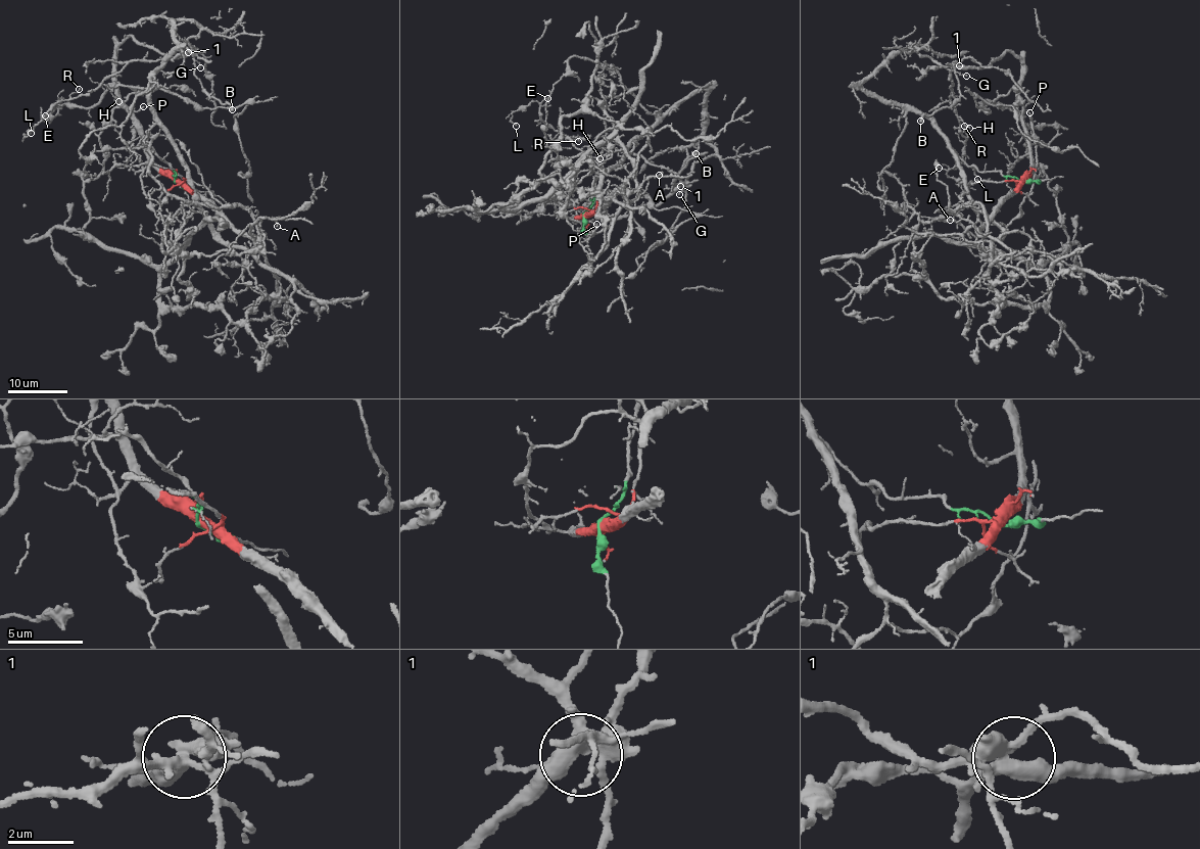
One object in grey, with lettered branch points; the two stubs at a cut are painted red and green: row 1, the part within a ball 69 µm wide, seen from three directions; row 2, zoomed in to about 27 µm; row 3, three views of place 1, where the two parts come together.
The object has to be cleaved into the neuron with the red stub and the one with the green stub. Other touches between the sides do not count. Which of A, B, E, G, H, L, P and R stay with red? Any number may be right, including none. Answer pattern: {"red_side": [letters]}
{"red_side": ["A", "B", "E", "G", "H", "L", "P", "R"]}

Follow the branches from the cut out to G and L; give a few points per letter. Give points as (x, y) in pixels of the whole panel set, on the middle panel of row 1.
G: (584, 215), (575, 217), (588, 216), (588, 205), (611, 218), (632, 214), (658, 204), (683, 182), (679, 194)
L: (584, 215), (658, 204), (680, 178), (563, 135), (536, 101), (515, 110), (516, 125)

